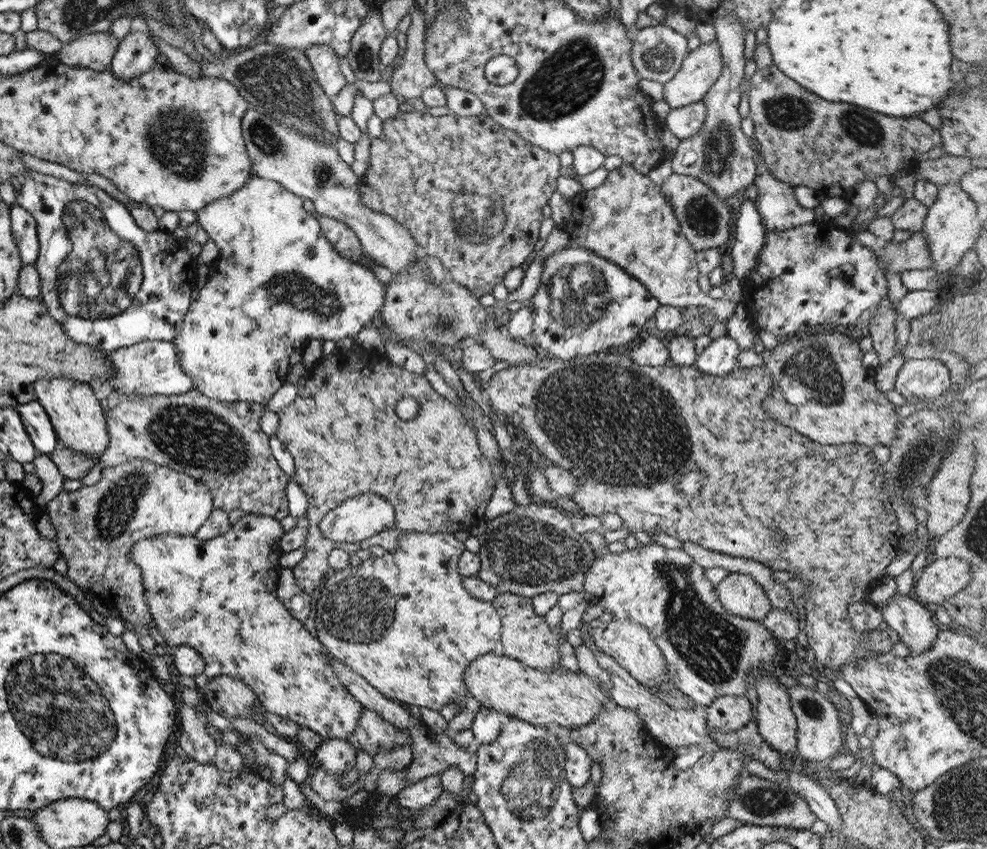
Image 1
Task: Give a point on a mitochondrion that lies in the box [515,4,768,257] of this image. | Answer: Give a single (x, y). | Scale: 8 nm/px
(571, 77)

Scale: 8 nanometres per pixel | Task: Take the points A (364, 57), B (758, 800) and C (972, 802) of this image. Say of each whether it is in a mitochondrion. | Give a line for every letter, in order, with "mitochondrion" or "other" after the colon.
A: mitochondrion
B: mitochondrion
C: mitochondrion

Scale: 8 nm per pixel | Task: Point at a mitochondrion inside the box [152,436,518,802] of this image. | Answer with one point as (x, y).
(357, 610)

